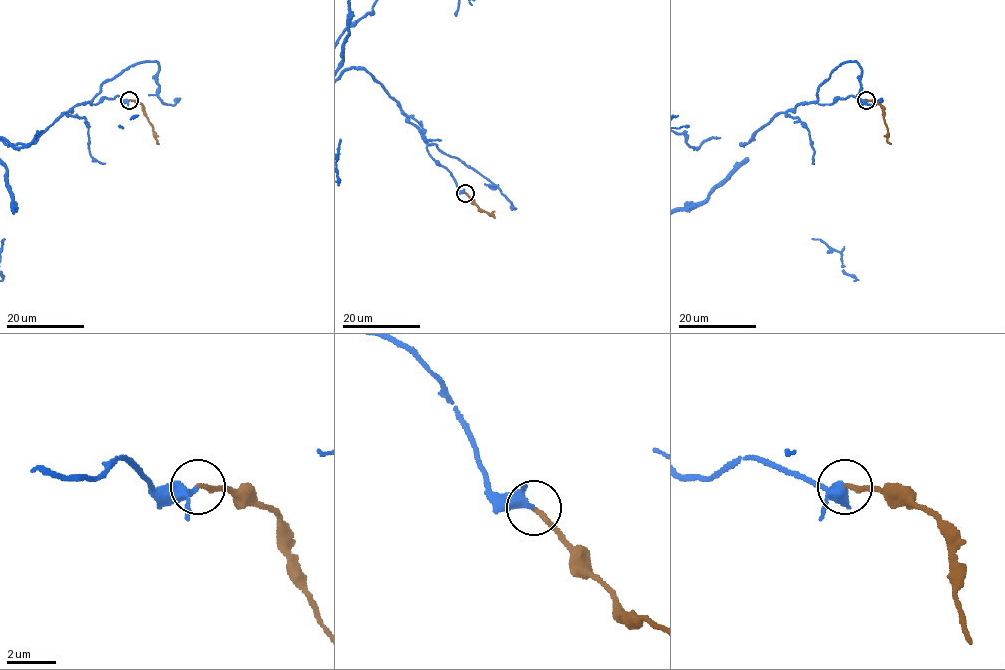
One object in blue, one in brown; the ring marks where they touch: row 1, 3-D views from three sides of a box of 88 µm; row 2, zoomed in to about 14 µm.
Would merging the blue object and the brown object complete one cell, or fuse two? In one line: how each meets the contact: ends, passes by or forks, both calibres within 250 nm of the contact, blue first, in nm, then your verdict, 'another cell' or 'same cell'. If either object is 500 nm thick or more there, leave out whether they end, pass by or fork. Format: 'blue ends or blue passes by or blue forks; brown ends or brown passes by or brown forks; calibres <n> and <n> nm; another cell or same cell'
blue passes by; brown ends; calibres 280 and 190 nm; same cell

